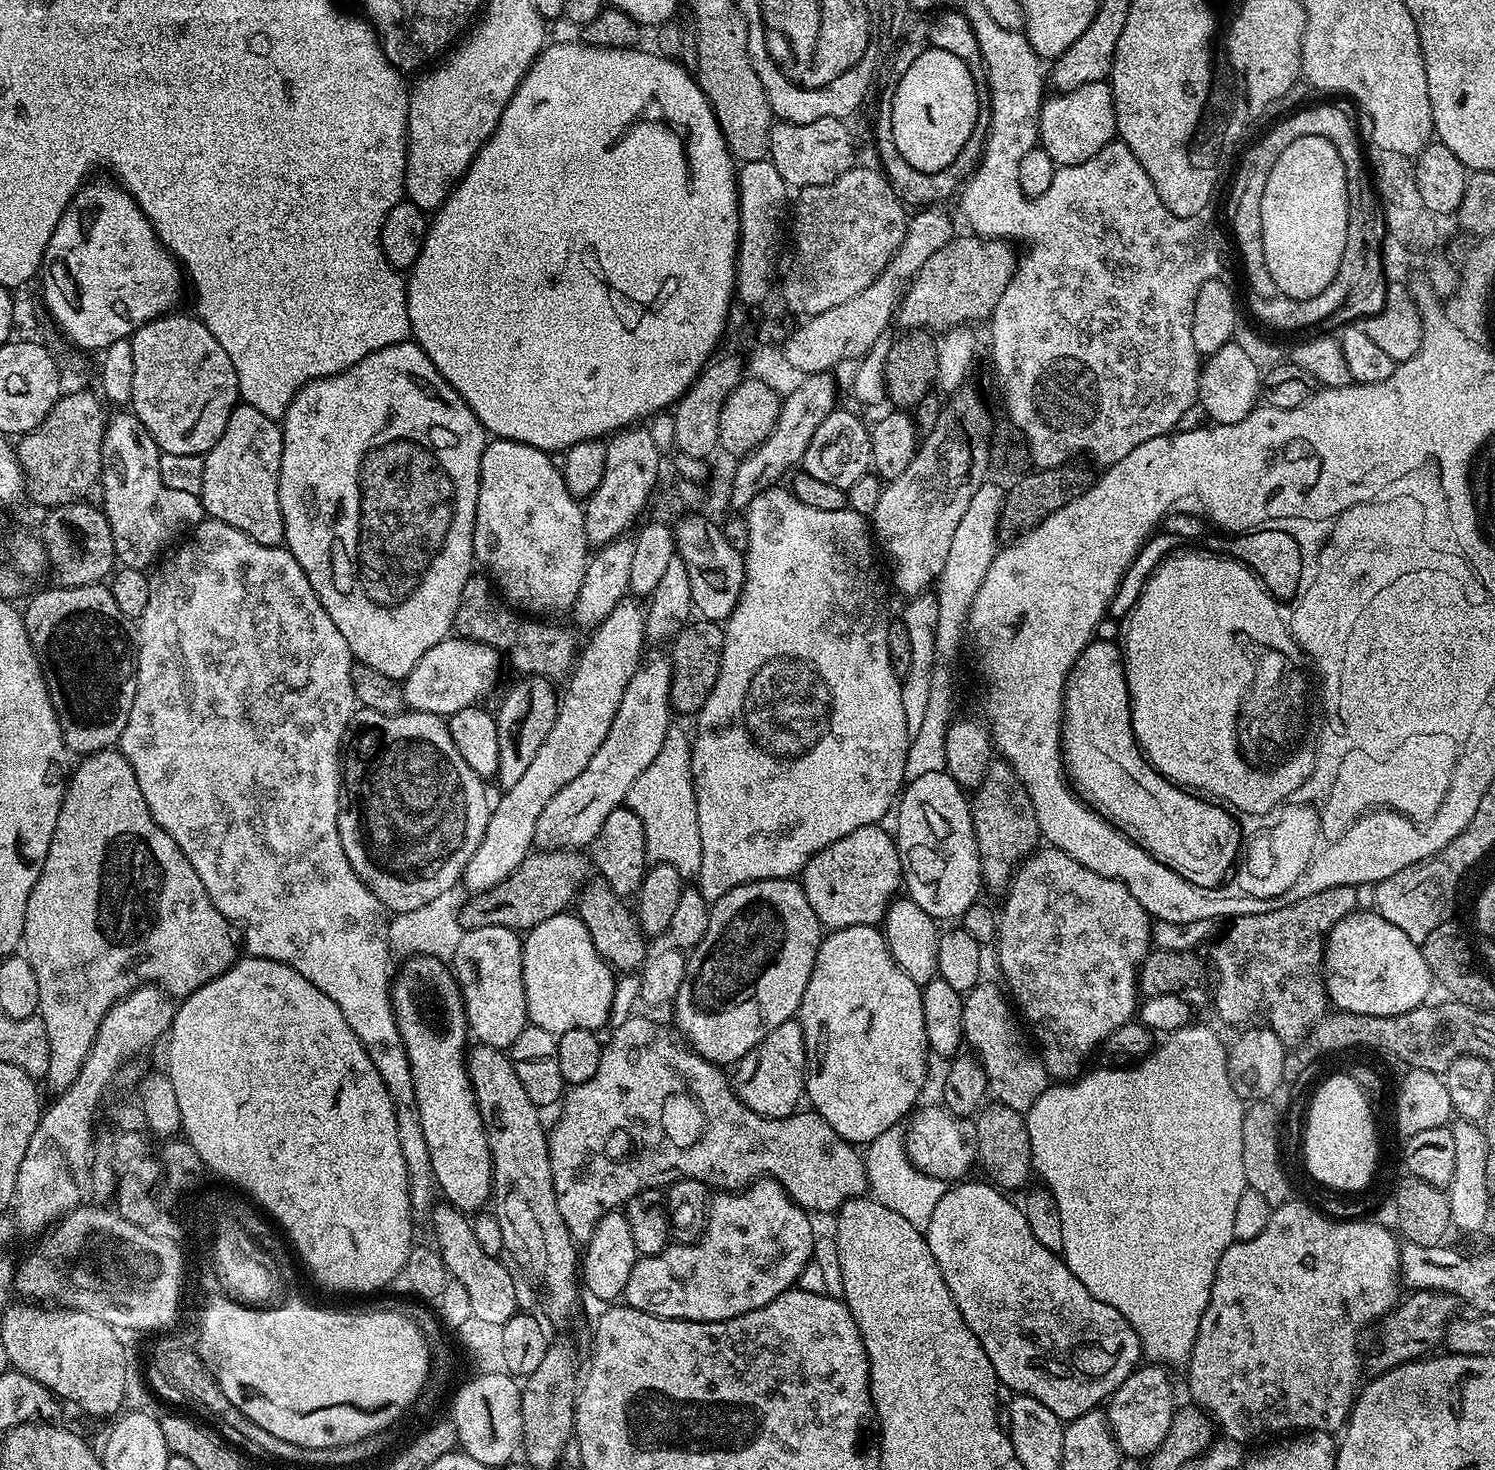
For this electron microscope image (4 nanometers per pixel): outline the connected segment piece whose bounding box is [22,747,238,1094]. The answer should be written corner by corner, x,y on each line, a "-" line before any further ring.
115,747
103,748
100,752
90,752
83,757
84,760
76,768
76,773
69,775
66,780
64,789
64,801
60,807
58,814
58,822
54,826
54,838
50,838
50,850
46,850
46,862
42,866
42,874
38,874
38,882
34,882
34,890
30,890
30,898
26,902
26,922
24,923
24,939
22,941
22,955
25,960
30,962
30,966
34,970
34,978
38,978
38,1006
40,1007
39,1016
46,1026
46,1038
50,1038
50,1070
46,1070
46,1074
42,1078
42,1084
52,1091
52,1094
65,1092
72,1083
78,1078
78,1070
82,1070
82,1062
86,1062
86,1058
92,1049
92,1043
96,1040
96,1035
100,1029
102,1018
108,1011
112,1009
122,998
126,998
126,994
130,994
136,988
145,986
159,986
173,998
183,998
189,996
194,990
198,990
202,986
206,986
206,982
210,982
214,978
218,978
231,964
236,963
238,959
238,936
234,931
234,925
231,920
227,920
222,913
214,906
214,902
210,902
210,894
206,894
206,886
202,886
202,878
198,878
198,874
194,874
194,866
190,866
190,862
186,858
186,854
182,854
182,850
178,846
178,842
174,842
174,838
170,838
170,834
166,834
166,830
162,830
162,826
158,826
158,822
154,822
154,818
150,814
150,806
146,806
146,798
142,798
142,790
138,790
138,778
134,778
134,770
130,766
130,762

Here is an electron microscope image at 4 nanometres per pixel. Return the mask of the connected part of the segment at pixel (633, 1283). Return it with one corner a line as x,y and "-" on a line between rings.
761,1178
743,1190
721,1191
711,1197
704,1233
697,1244
672,1242
658,1254
637,1259
623,1291
623,1303
658,1318
690,1322
718,1322
758,1310
793,1287
802,1270
813,1263
812,1247
816,1244
816,1236
812,1233
811,1219
813,1217
801,1204
795,1204
776,1180

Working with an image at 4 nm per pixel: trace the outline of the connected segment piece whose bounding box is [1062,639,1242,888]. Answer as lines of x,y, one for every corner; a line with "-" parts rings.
1093,639
1092,643
1084,647
1070,670
1068,683
1064,685
1062,759
1072,791
1092,811
1113,824
1123,836
1133,840
1138,847
1194,886
1216,888
1223,885
1220,883
1224,875
1233,871
1242,851
1242,832
1240,836
1240,828
1235,820
1237,817
1227,807
1211,799
1201,798
1179,784
1172,784
1148,761
1132,729
1124,653
1119,643

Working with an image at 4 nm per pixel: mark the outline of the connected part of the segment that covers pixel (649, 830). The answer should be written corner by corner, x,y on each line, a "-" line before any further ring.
669,727
662,750
630,786
626,807
642,818
646,854
653,865
673,864
685,878
696,878
702,866
702,834
698,834
696,787
692,784
692,741
689,733

